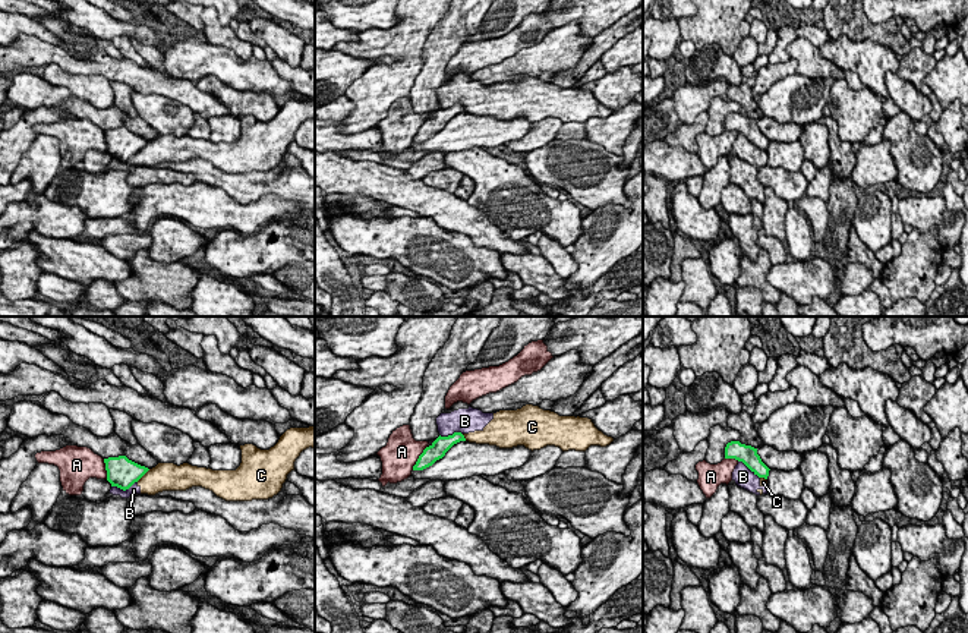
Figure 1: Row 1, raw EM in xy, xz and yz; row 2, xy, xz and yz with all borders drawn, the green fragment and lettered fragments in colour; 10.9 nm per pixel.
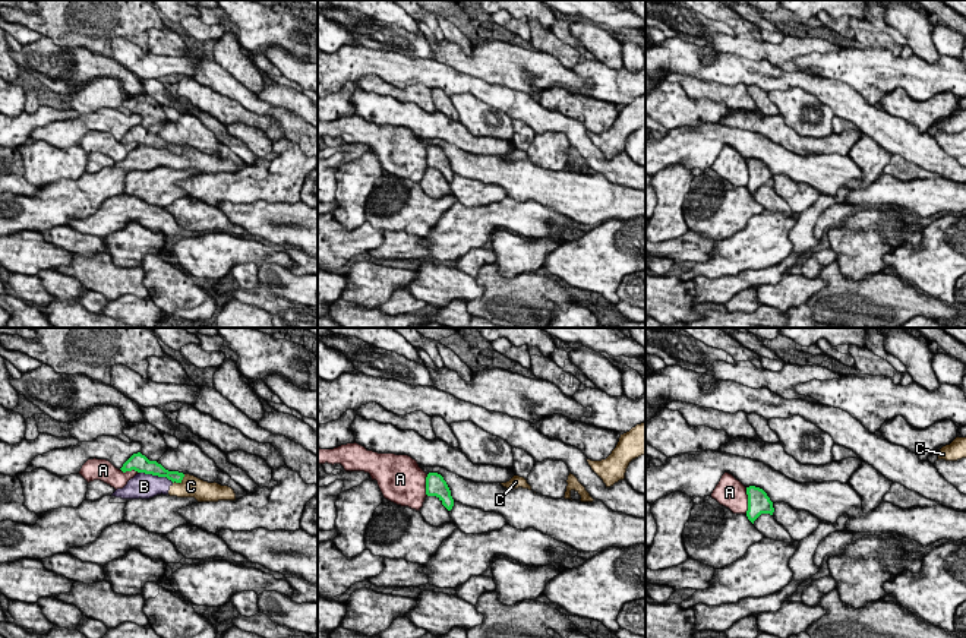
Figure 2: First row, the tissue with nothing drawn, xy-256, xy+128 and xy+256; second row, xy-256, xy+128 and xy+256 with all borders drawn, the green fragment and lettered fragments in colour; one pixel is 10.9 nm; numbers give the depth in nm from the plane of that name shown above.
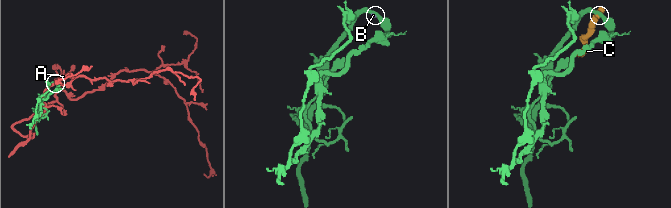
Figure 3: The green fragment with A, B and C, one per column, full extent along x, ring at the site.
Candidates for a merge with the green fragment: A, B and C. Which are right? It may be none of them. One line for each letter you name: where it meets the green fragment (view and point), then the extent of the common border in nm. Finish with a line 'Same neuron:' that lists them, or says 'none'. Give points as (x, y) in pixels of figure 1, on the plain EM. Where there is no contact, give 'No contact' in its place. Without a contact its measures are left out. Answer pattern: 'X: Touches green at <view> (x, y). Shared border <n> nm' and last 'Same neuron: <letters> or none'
Same neuron: none

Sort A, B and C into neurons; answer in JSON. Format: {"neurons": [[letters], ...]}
{"neurons": [["A"], ["B", "C"]]}

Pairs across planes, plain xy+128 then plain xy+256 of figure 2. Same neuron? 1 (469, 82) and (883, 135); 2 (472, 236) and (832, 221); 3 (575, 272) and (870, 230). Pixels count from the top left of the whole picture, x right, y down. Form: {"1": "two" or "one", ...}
{"1": "one", "2": "one", "3": "two"}

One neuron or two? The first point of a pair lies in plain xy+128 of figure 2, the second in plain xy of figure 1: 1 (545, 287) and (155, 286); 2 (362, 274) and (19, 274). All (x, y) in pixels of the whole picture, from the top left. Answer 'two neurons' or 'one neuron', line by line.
1: one neuron
2: one neuron

